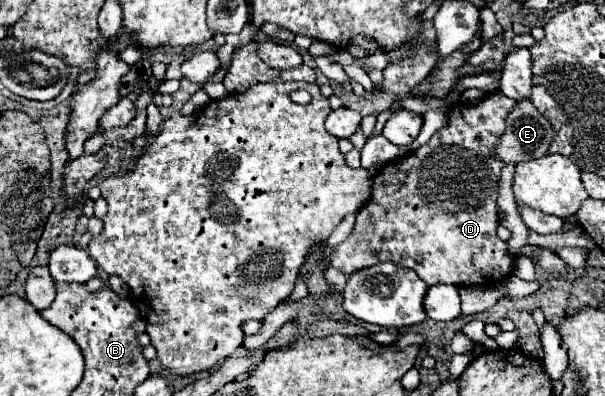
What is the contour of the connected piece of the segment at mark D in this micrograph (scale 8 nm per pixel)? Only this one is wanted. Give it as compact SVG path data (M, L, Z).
M501 91L489 93L475 103L453 103L447 113L447 125L441 127L429 143L413 151L411 155L399 157L385 163L373 179L373 195L363 209L357 213L357 221L349 237L335 247L331 265L325 271L329 295L341 295L347 279L371 265L393 261L397 265L415 269L427 285L451 283L463 285L495 285L507 277L513 269L513 257L507 251L507 243L495 233L499 225L497 197L503 161L497 157L495 147L499 135L505 131L505 117L515 107L515 99Z

